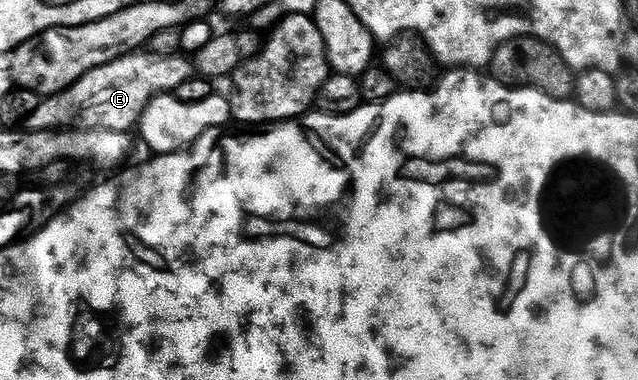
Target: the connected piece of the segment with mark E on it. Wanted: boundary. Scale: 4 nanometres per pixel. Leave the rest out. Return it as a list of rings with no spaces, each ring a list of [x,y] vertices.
[[[143,54],[123,55],[112,63],[85,73],[85,77],[66,91],[46,96],[42,100],[44,103],[37,104],[26,116],[26,130],[62,131],[75,128],[130,132],[138,128],[139,119],[151,99],[172,94],[179,85],[184,85],[196,74],[196,66],[186,54],[159,55],[155,59]]]

